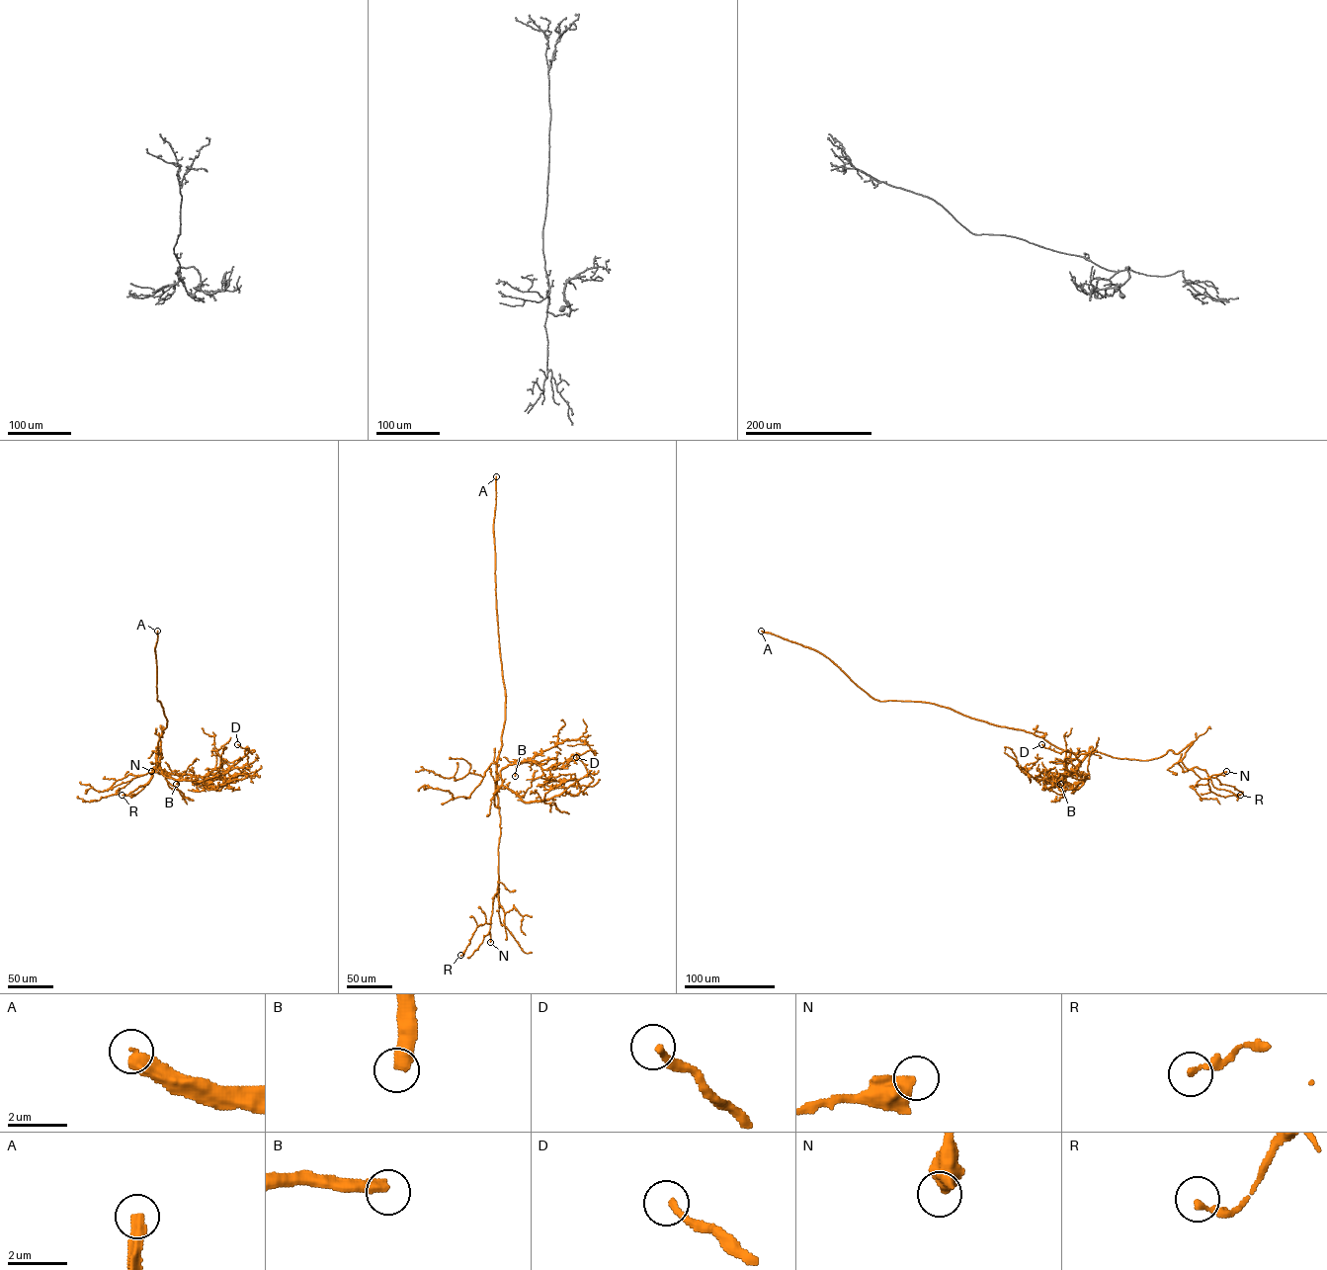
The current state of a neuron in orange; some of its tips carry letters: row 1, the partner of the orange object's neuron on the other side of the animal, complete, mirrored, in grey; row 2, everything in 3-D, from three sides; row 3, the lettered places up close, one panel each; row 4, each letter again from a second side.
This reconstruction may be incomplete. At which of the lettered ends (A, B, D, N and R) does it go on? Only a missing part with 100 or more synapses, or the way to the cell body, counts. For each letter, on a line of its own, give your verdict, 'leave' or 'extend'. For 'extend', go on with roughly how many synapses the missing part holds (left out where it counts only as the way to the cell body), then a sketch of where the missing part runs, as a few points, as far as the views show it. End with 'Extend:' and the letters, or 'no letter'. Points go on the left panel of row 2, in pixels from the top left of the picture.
A: extend | 200 syn | (157, 631), (157, 622), (169, 596)
B: extend
D: leave
N: leave
R: leave
Extend: A, B

